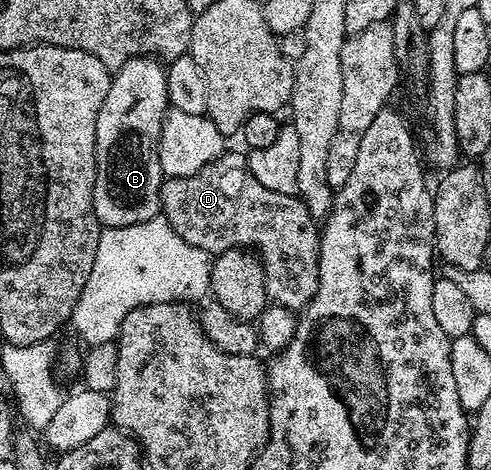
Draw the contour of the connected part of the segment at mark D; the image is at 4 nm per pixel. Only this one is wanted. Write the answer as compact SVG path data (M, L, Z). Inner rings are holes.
M232 151L216 157L210 165L203 167L190 177L171 177L161 183L161 213L171 227L192 247L202 248L210 255L228 249L248 249L261 259L265 268L265 295L274 305L300 311L315 295L319 287L319 243L321 234L318 222L307 211L301 198L296 195L279 195L270 191L251 175L248 160Z

